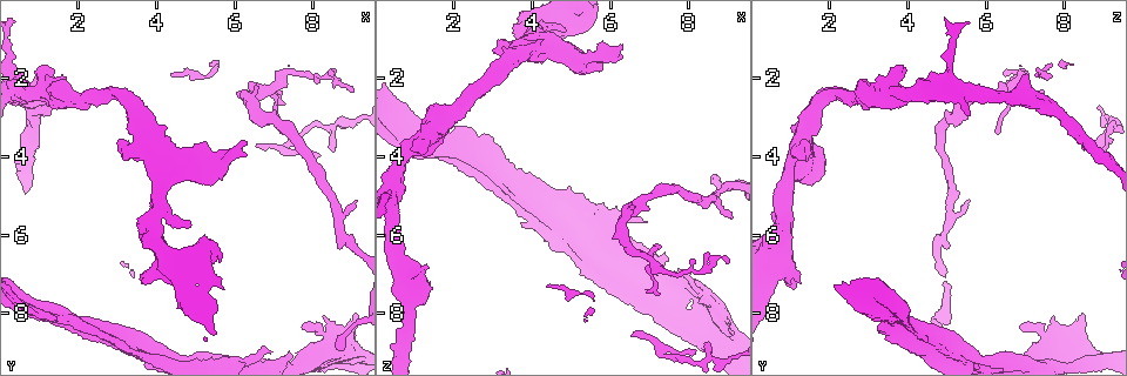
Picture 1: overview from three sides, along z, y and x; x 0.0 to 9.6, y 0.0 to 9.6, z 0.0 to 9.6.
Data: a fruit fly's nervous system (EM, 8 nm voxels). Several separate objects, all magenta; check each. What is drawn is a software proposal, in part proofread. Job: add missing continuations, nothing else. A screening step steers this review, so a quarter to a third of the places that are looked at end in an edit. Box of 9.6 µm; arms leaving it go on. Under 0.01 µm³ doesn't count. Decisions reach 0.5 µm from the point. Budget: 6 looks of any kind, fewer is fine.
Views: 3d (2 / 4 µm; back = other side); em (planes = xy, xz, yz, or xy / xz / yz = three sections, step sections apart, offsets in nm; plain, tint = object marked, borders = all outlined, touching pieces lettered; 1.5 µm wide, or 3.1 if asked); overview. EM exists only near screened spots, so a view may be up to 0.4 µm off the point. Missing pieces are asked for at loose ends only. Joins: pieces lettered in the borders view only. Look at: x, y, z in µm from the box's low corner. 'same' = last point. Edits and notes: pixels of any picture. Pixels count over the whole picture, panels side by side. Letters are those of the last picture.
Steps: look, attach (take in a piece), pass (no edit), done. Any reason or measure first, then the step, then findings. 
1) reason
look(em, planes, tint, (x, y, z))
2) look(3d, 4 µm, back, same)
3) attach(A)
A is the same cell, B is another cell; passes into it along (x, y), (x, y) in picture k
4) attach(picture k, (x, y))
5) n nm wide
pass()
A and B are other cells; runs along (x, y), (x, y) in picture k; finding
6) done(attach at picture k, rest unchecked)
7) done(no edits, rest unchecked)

an open end
look(3d, 4 µm, (6.95, 9.00, 5.75))

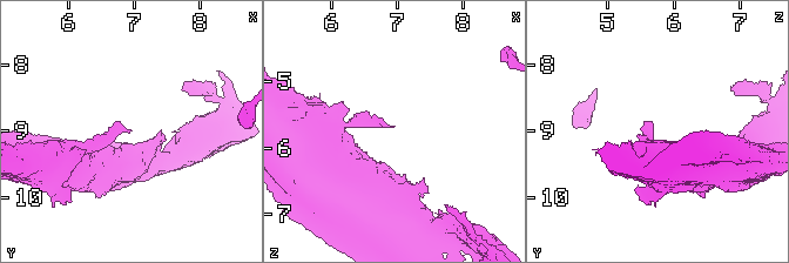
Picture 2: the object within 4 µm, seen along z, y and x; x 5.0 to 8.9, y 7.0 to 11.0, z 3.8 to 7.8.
look(em, xz, step 8, borders, (6.90, 8.95, 5.70))

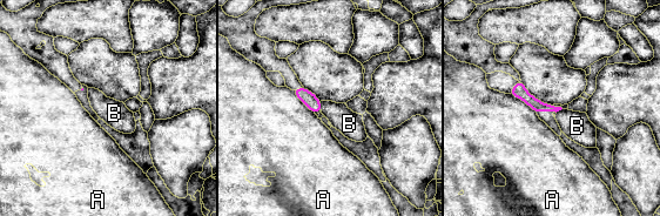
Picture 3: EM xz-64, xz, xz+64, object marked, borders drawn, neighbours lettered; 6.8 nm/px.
look(em, yz, step 8, borders, same)

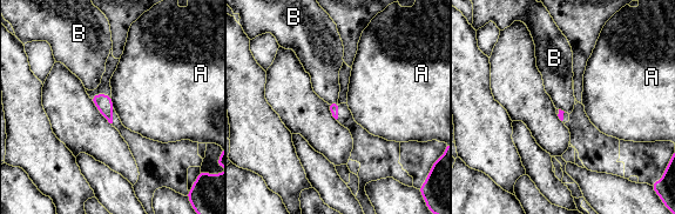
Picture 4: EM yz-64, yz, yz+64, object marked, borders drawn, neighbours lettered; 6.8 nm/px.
pass()
A and B are other cells; border along (337, 101), (328, 104) in picture 4; none of them fits

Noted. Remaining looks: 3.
thin end
look(3d, 4 µm, (8.75, 8.95, 4.45))

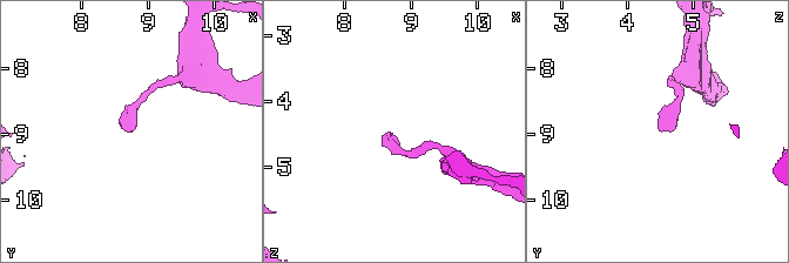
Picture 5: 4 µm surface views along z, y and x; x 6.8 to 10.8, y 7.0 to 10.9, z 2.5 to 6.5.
shape alone is not enough
look(em, planes, plain, (8.75, 8.95, 4.45))

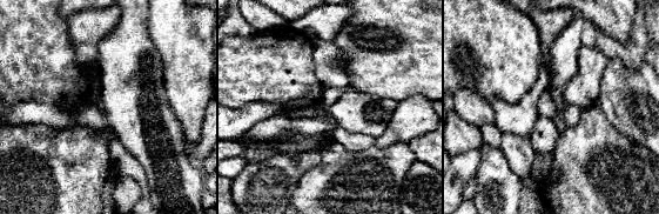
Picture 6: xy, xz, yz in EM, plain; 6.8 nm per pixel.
see the neighbours
look(em, planes, borders, same)

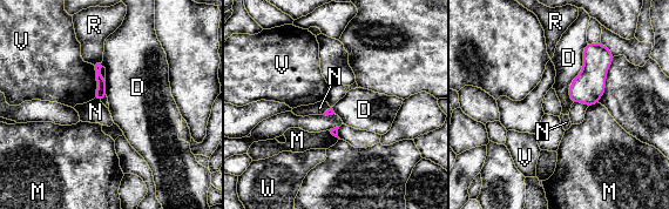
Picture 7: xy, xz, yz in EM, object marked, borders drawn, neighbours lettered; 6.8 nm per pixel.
pass()
D, M, N, R, V and W are other cells; border along (587, 42), (572, 102) in picture 7; none of them fits

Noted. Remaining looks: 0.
done(no edits, rest unchecked)

